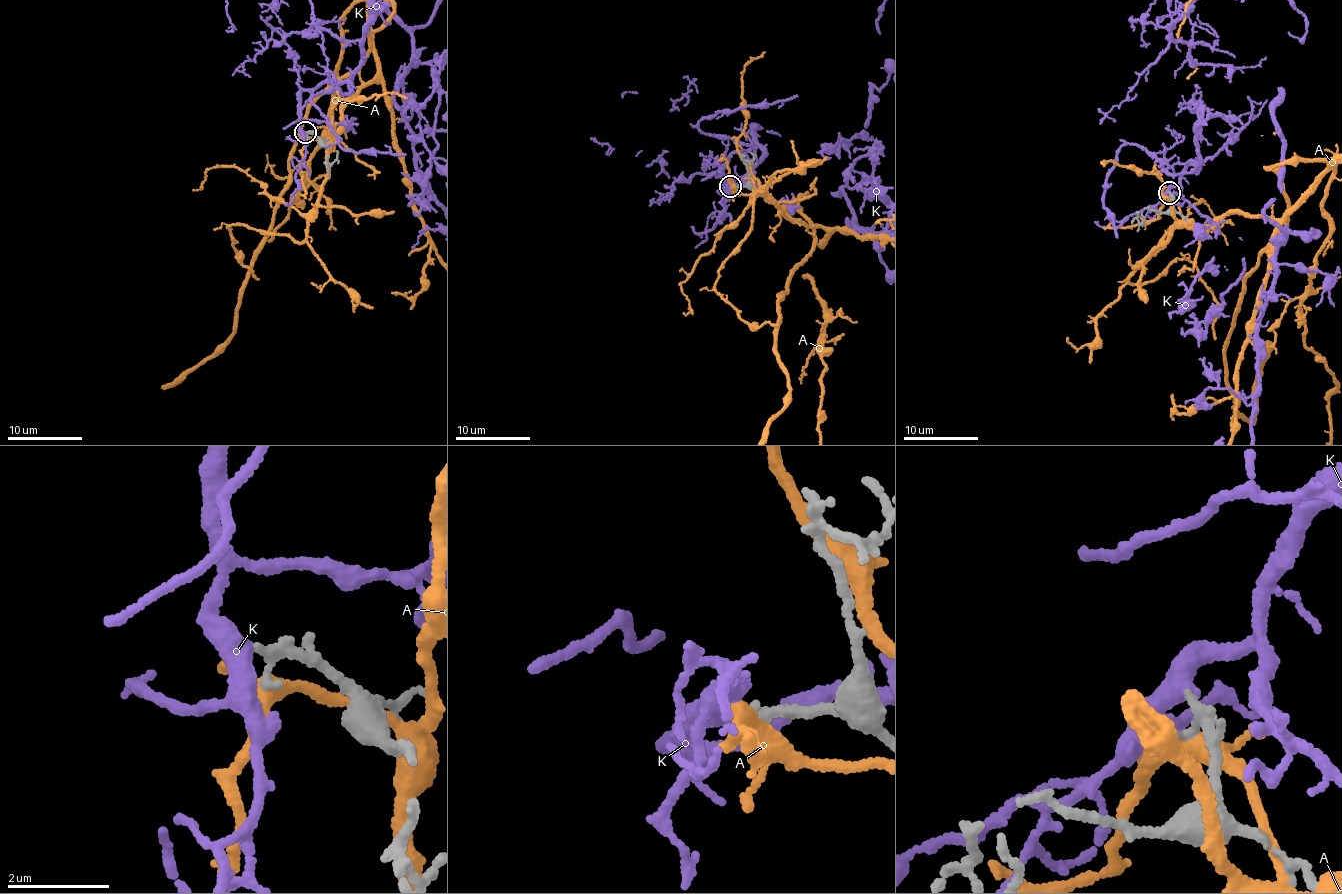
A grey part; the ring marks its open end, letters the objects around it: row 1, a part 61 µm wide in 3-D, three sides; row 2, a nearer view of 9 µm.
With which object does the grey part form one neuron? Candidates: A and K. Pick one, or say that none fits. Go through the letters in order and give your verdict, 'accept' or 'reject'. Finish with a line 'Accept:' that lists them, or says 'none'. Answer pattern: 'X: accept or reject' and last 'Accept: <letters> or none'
A: reject
K: reject
Accept: none

